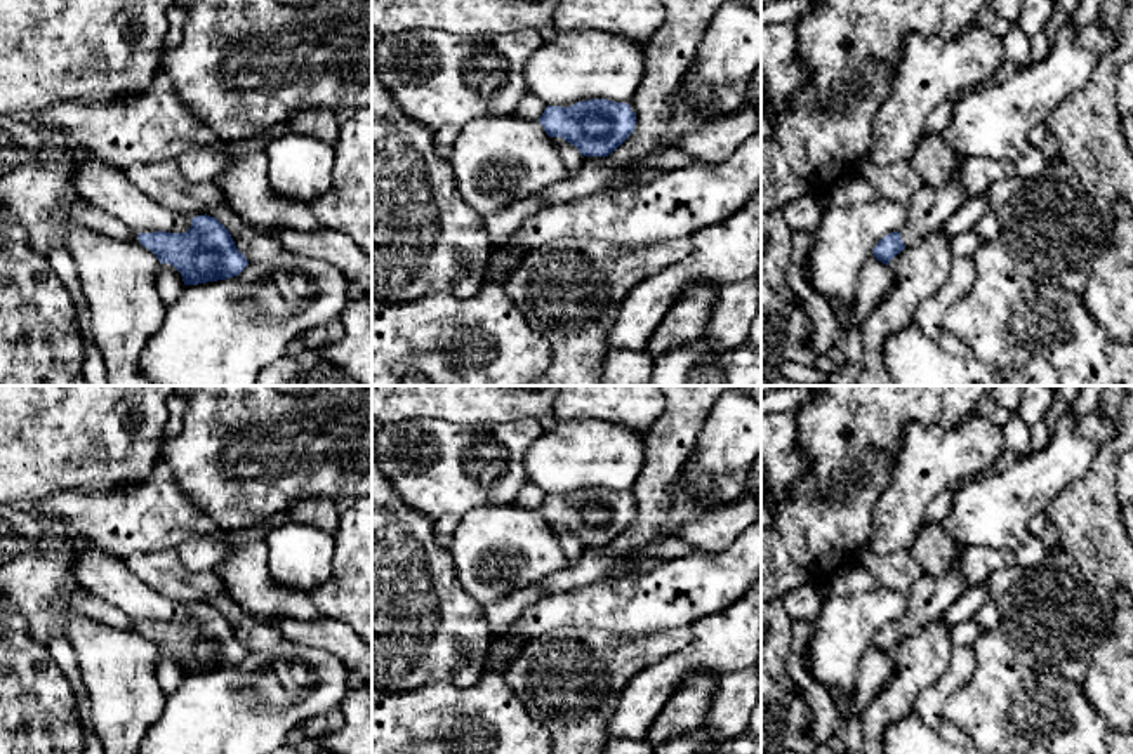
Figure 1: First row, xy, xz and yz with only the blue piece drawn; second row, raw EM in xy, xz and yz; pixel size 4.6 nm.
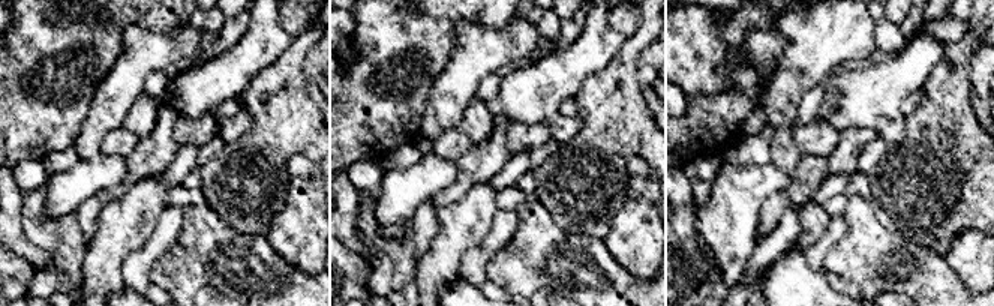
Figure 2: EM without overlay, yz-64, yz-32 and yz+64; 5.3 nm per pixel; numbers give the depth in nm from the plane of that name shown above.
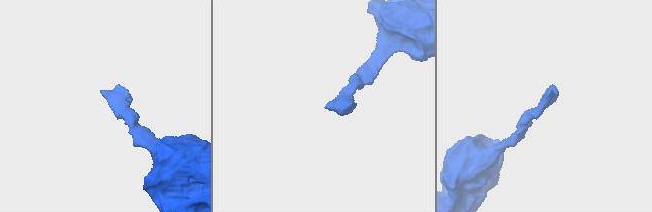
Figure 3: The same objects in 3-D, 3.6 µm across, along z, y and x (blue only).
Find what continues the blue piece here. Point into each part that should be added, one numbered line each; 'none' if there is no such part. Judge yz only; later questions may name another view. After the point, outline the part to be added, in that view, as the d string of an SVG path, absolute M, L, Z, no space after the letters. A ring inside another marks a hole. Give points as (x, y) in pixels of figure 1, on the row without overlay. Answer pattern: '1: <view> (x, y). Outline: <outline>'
1: yz (930, 596). Outline: M957 546L954 565L945 573L923 573L909 589L905 615L898 620L905 636L919 632L930 622L944 618L947 610L966 591L961 575L961 554L966 547Z

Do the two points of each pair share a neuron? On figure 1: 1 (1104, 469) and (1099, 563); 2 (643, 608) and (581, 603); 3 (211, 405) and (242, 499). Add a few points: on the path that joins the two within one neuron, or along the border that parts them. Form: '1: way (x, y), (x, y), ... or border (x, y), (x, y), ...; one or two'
1: way (1099, 492), (1099, 541); one
2: way (628, 607), (596, 605); one
3: way (233, 428), (242, 438), (242, 476); one

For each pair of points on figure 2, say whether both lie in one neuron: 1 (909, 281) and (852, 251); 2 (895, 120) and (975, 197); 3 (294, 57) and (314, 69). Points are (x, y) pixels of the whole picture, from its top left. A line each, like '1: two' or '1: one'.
1: one
2: two
3: two

